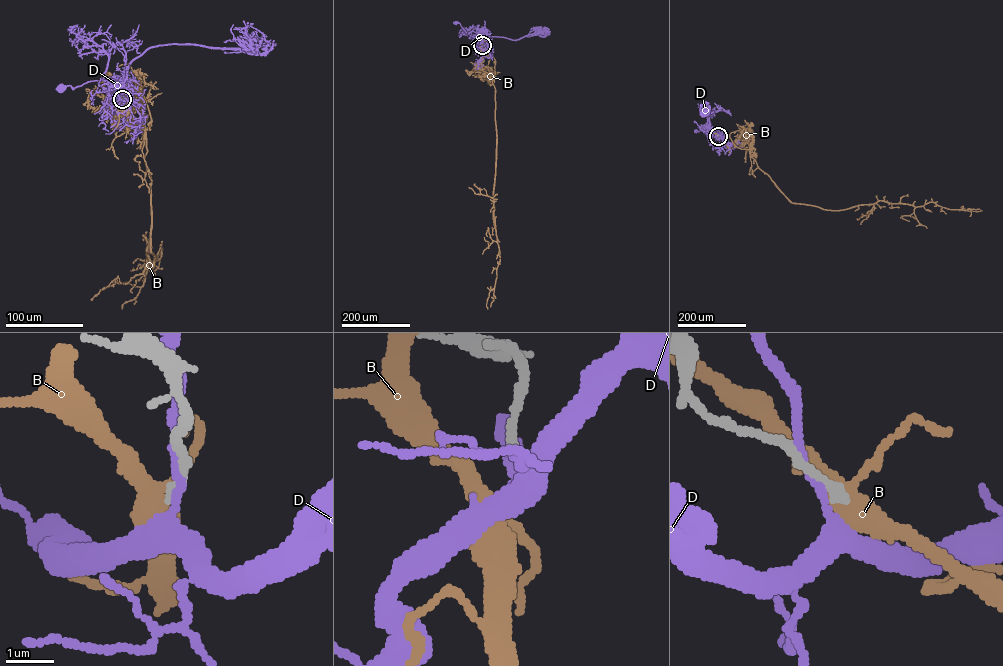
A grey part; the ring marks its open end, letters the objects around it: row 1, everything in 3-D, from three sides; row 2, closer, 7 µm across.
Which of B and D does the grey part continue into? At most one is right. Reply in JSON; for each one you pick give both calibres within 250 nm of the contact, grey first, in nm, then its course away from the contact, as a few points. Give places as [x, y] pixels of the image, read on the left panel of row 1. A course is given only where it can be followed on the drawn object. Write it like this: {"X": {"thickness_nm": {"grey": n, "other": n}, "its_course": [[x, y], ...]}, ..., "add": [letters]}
{"add": []}

